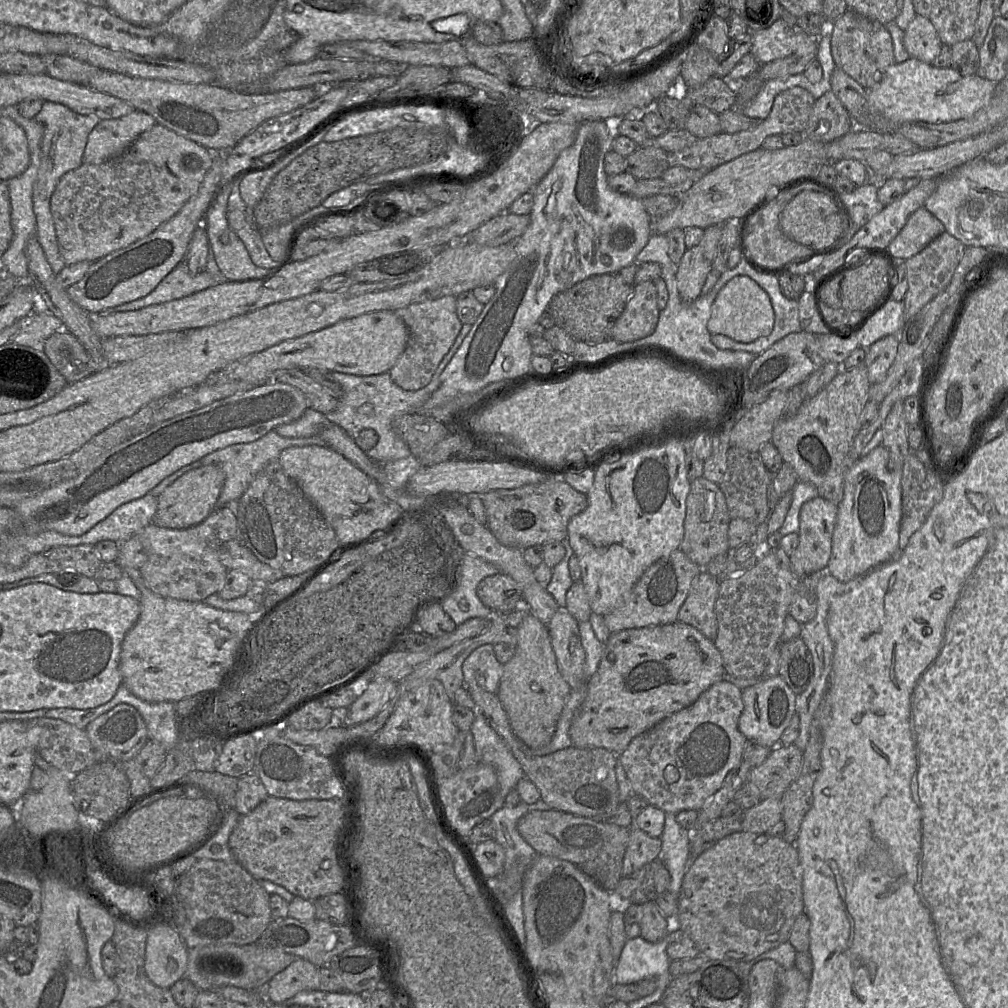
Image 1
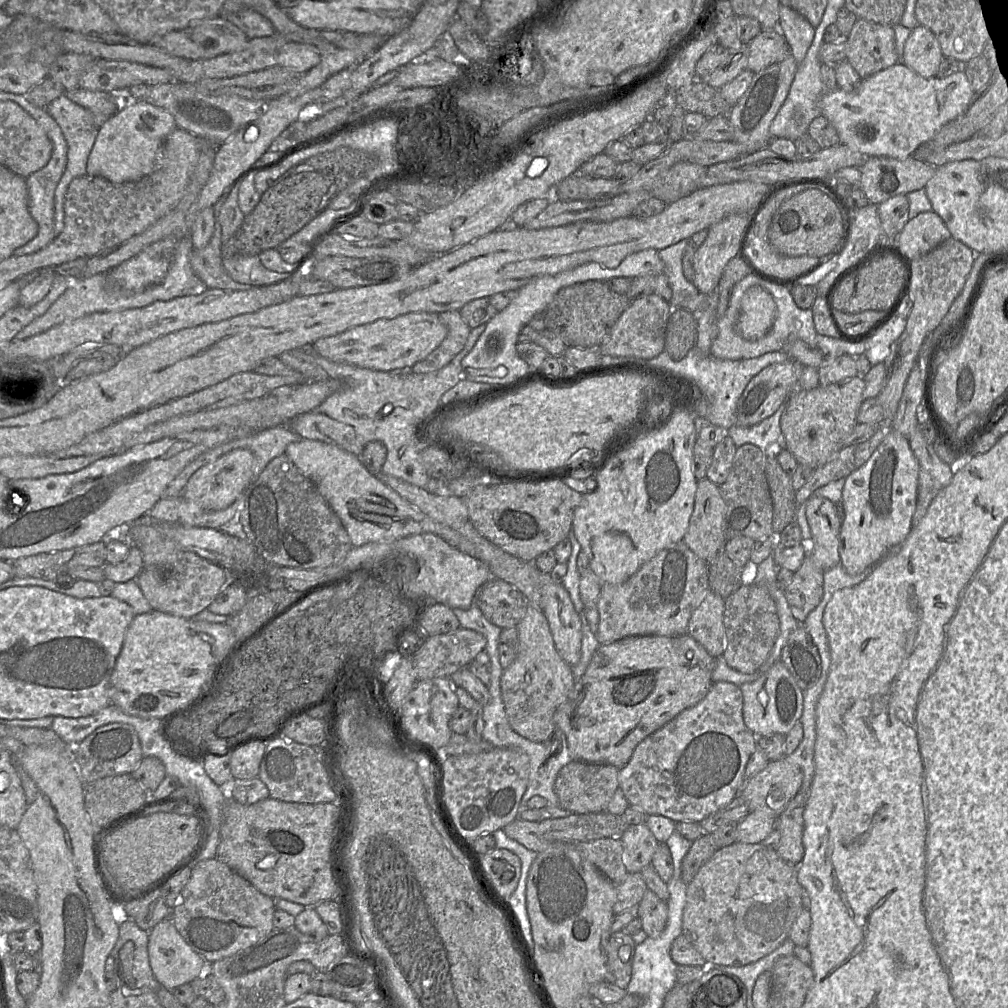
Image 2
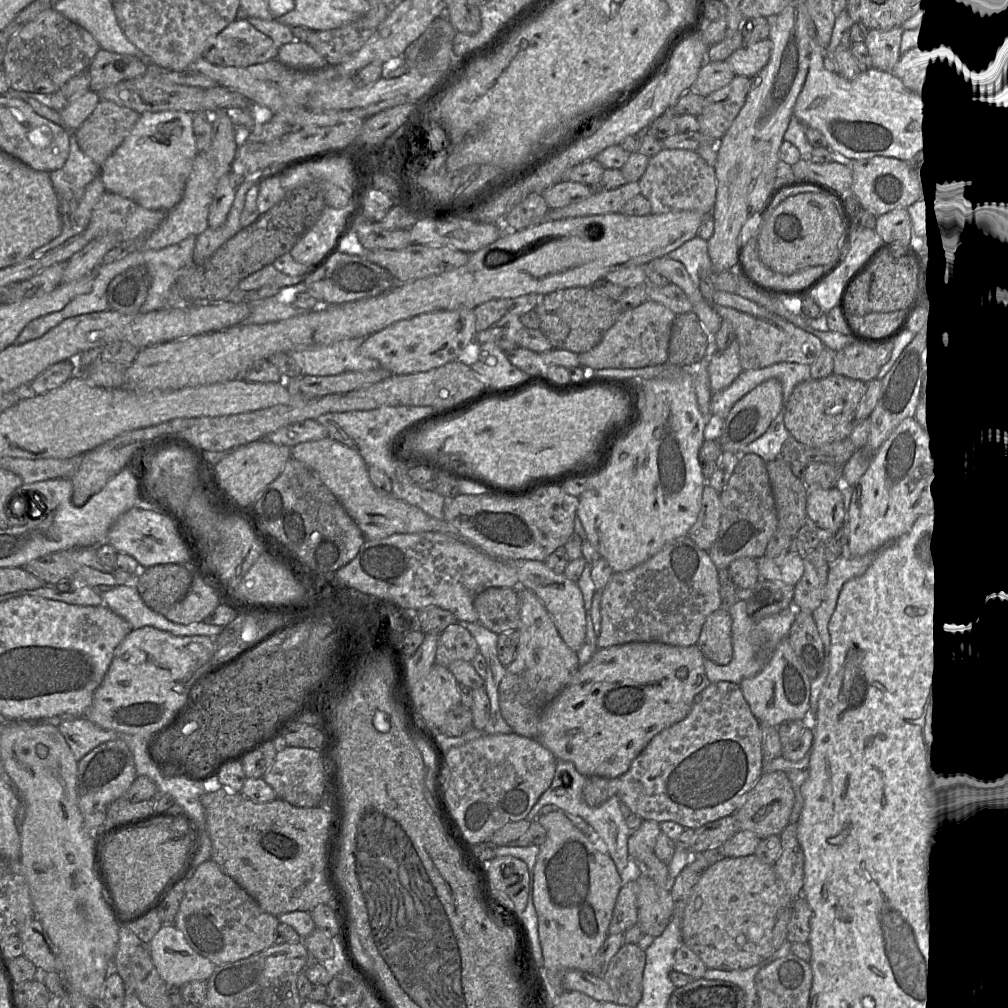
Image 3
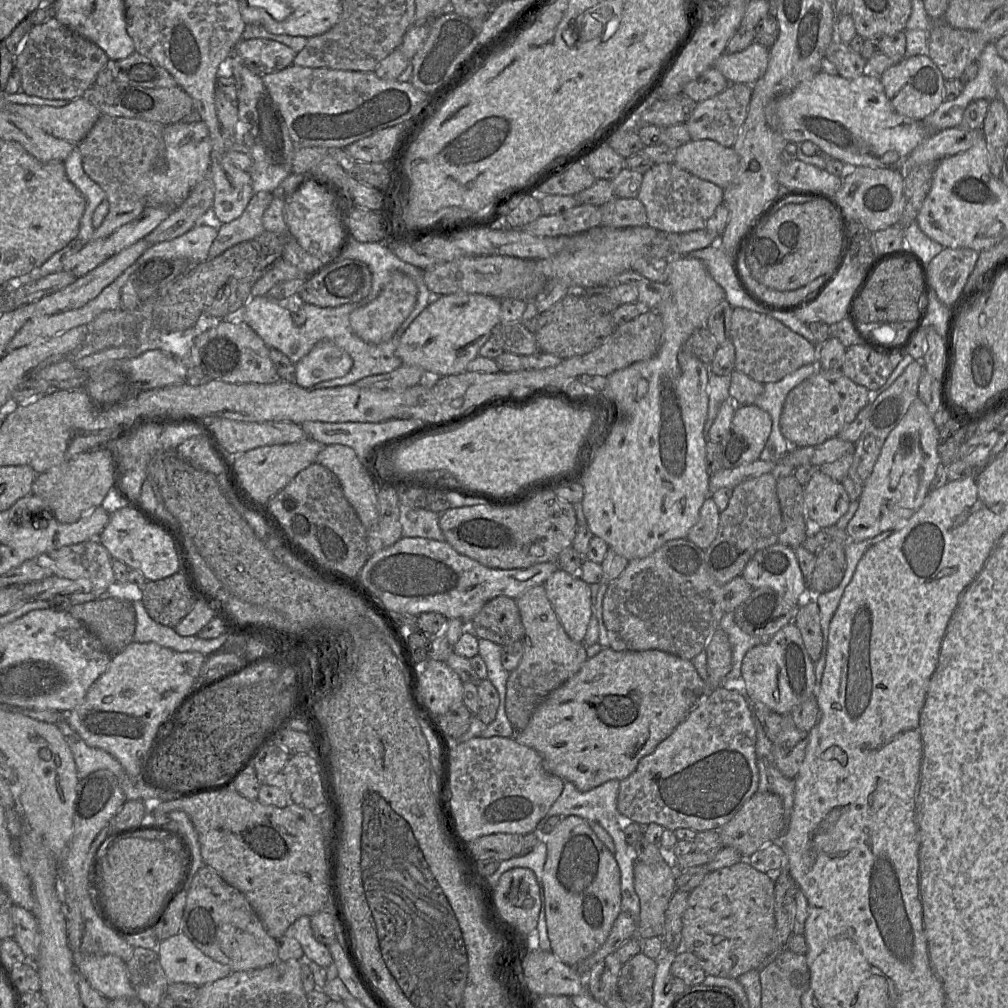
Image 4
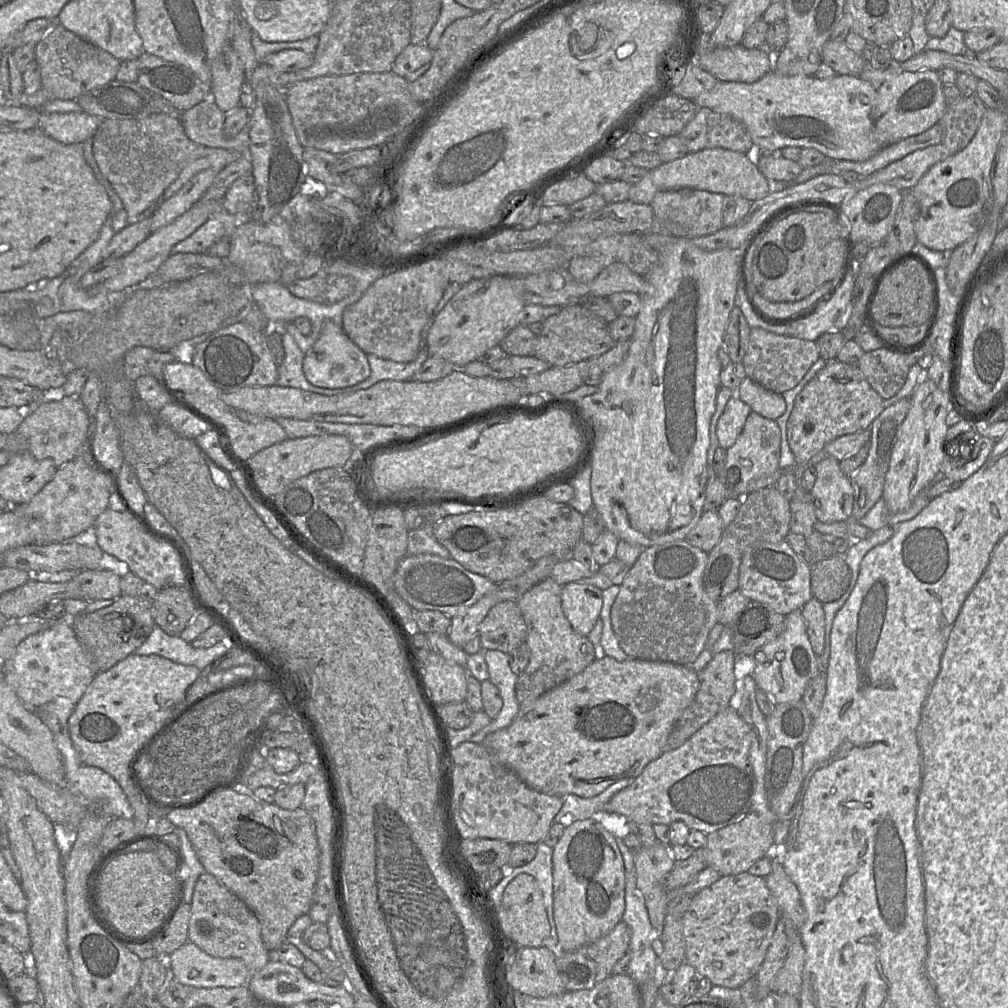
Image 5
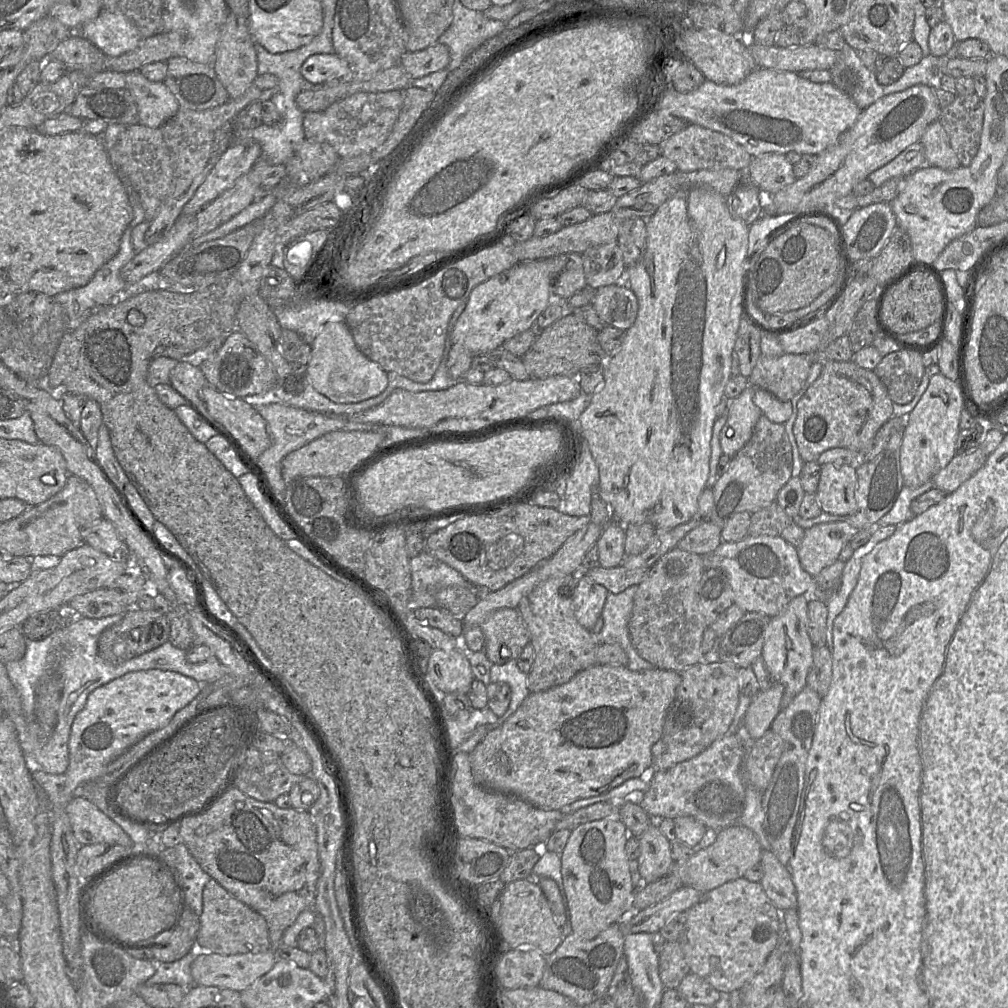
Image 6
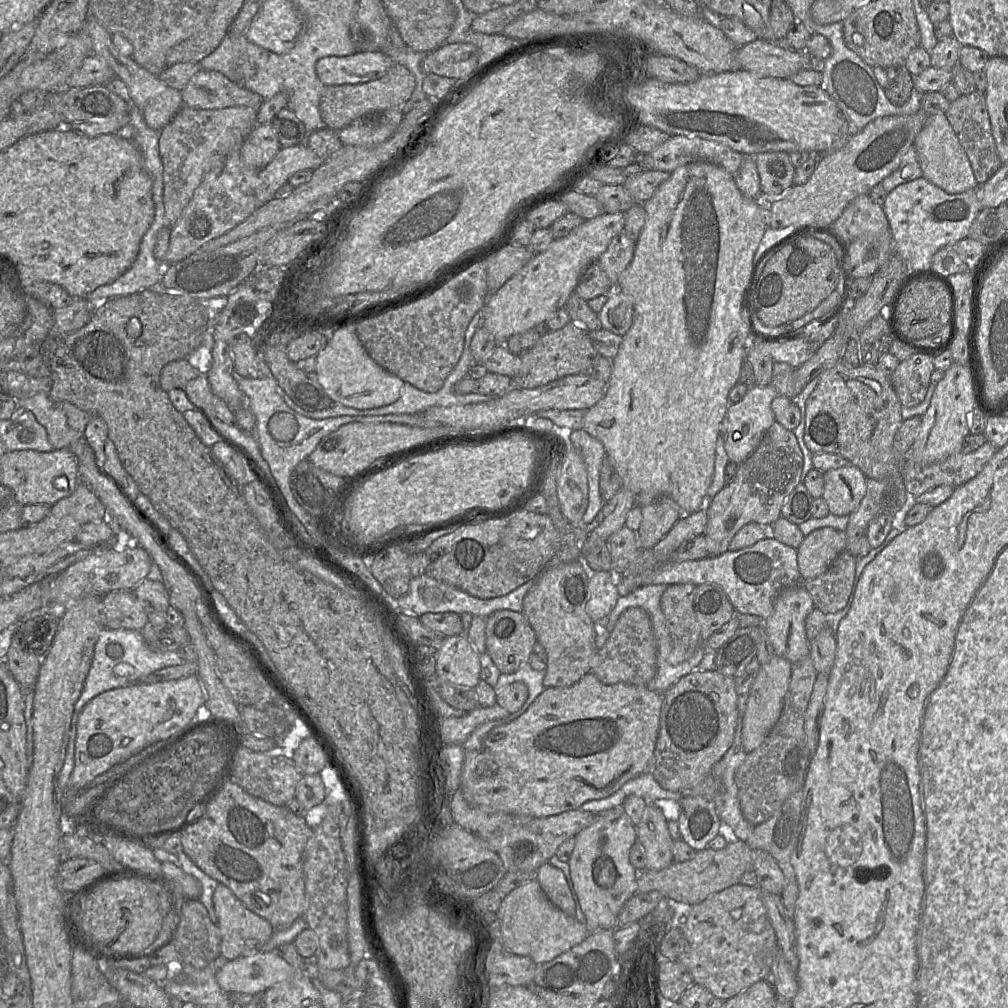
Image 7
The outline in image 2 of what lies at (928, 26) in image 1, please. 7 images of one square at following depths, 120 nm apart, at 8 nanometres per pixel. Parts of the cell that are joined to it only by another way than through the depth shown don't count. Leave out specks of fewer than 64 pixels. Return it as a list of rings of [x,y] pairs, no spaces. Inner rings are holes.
[[[918,24],[912,29],[903,50],[902,63],[924,78],[937,77],[943,54],[938,40],[926,27]]]

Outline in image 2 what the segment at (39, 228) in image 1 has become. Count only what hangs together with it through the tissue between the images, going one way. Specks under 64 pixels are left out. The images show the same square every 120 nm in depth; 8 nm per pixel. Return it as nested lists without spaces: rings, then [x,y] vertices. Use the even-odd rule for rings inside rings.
[[[66,95],[56,98],[45,109],[58,123],[67,143],[67,164],[54,195],[54,232],[58,236],[64,228],[64,201],[67,188],[72,179],[88,175],[87,161],[96,139],[98,127],[93,113],[75,104]]]

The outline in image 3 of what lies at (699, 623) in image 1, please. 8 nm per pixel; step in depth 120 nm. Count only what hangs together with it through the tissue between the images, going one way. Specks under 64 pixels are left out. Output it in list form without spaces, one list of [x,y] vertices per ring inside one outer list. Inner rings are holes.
[[[721,607],[706,618],[697,646],[703,655],[715,664],[726,665],[731,661],[732,619],[728,608]]]

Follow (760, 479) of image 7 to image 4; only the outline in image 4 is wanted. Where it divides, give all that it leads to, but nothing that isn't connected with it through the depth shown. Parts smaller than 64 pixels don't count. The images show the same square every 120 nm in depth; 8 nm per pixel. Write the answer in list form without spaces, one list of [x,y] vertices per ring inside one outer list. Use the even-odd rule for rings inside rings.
[[[756,404],[737,406],[728,435],[720,442],[723,468],[760,458],[772,430],[772,418]]]

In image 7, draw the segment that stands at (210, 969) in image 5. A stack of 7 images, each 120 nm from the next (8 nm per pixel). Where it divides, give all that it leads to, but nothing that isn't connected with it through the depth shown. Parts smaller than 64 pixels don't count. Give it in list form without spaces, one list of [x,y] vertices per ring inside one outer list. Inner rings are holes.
[[[257,951],[226,961],[215,978],[224,992],[255,995],[294,977],[295,973],[296,969],[276,953]]]

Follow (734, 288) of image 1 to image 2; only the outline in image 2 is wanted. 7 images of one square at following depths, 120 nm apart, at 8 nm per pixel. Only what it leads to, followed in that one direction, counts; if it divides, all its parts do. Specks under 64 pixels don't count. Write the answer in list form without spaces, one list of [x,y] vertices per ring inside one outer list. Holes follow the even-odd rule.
[[[753,285],[741,299],[736,331],[746,340],[759,339],[772,328],[776,315],[772,295],[764,287]]]

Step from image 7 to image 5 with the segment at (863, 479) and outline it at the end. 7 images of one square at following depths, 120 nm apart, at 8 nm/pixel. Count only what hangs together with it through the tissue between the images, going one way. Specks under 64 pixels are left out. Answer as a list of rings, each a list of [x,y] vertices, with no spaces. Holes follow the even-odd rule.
[[[826,457],[815,468],[816,480],[809,494],[817,521],[830,524],[852,520],[853,488],[839,461]]]

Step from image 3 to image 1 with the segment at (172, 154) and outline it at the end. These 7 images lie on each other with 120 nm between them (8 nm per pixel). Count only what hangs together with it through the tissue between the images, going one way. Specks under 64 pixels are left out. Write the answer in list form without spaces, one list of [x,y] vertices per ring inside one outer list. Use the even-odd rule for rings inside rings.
[[[140,110],[119,118],[101,120],[88,137],[83,163],[102,164],[118,158],[155,124],[153,116]]]

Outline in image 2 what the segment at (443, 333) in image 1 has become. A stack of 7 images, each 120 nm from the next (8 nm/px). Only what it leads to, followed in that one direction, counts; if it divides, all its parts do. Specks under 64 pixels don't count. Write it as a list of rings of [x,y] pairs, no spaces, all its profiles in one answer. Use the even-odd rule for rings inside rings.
[[[441,312],[439,318],[447,328],[447,336],[425,359],[409,369],[413,374],[437,372],[449,364],[465,346],[471,329],[462,319],[460,312]]]

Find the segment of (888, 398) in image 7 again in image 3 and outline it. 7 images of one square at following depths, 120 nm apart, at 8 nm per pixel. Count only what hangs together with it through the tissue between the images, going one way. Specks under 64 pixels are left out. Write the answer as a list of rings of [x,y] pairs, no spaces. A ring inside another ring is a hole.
[[[834,373],[799,383],[786,405],[784,425],[793,438],[811,447],[845,439],[852,432],[855,412],[865,391],[866,382]]]

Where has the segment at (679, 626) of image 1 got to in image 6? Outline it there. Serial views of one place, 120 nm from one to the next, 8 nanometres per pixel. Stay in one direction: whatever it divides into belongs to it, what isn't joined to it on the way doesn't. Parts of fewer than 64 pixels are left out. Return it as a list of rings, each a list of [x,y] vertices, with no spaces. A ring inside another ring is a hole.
[[[598,665],[576,674],[565,684],[545,691],[530,693],[516,712],[500,727],[490,731],[469,754],[470,766],[475,782],[488,790],[516,796],[542,810],[560,810],[569,804],[609,792],[630,778],[653,771],[652,748],[660,739],[668,711],[675,699],[676,690],[682,681],[681,673],[672,670],[653,668],[633,671],[624,666]]]

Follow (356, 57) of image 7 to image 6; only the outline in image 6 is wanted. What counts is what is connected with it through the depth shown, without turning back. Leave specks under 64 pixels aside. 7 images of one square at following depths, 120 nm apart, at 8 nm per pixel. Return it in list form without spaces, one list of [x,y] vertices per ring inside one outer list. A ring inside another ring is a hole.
[[[317,53],[305,60],[301,73],[310,83],[323,84],[346,77],[350,73],[350,68],[348,63],[335,53]]]

